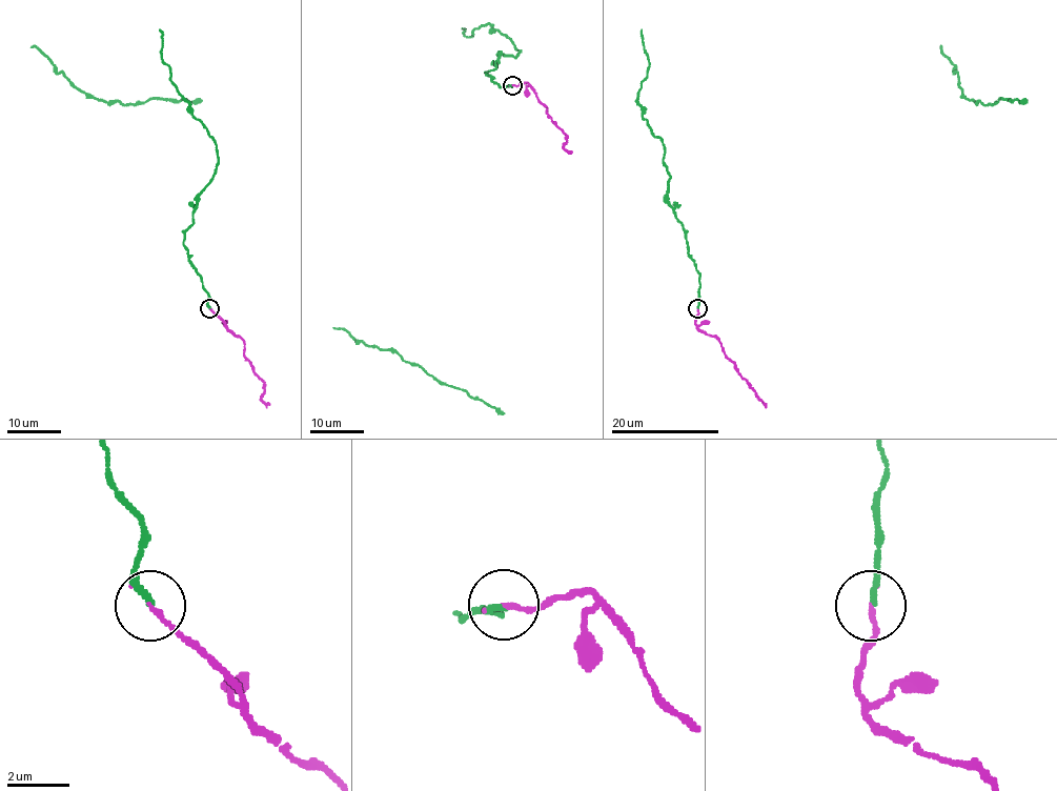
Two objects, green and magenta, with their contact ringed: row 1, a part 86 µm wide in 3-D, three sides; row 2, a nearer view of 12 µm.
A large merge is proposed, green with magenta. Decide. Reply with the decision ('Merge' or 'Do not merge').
Merge

